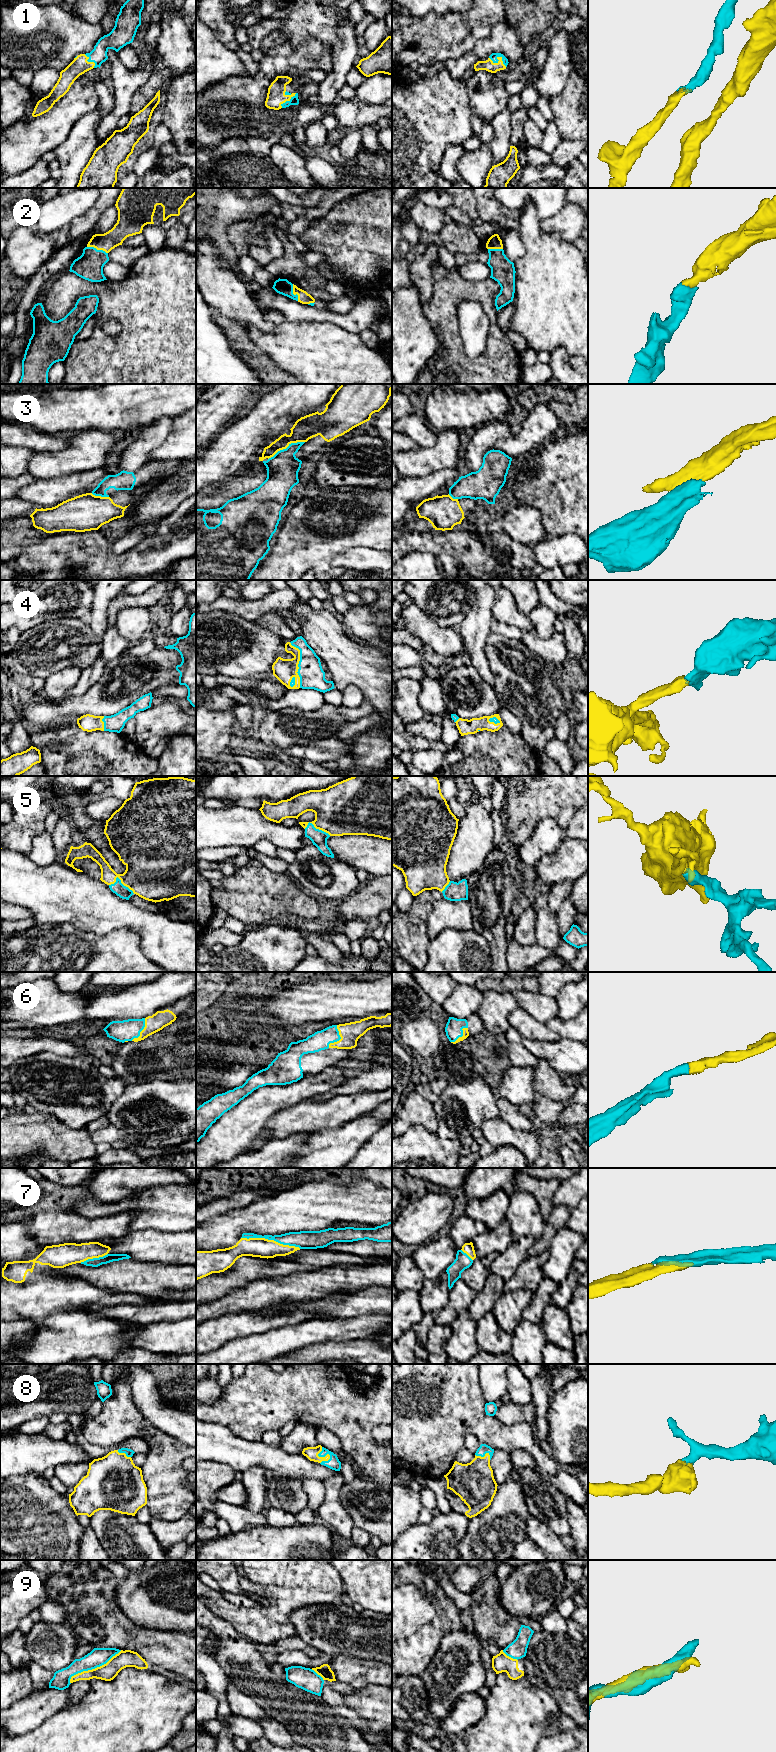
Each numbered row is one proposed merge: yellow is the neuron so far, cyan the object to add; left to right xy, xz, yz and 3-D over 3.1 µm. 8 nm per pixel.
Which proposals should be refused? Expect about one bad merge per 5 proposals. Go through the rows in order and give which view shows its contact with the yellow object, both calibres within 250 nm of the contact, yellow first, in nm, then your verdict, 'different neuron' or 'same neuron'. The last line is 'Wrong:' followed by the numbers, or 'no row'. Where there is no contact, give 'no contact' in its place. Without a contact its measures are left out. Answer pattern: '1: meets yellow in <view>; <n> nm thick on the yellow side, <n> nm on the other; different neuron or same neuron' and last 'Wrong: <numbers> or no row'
1: meets yellow in xz; 150 nm thick on the yellow side, 70 nm on the other; same neuron
2: meets yellow in xy; 140 nm thick on the yellow side, 220 nm on the other; same neuron
3: meets yellow in xz; 190 nm thick on the yellow side, 260 nm on the other; different neuron
4: meets yellow in xz; 180 nm thick on the yellow side, 200 nm on the other; same neuron
5: meets yellow in xy; 420 nm thick on the yellow side, 100 nm on the other; same neuron
6: meets yellow in xz; 160 nm thick on the yellow side, 160 nm on the other; same neuron
7: meets yellow in xz; 160 nm thick on the yellow side, 140 nm on the other; same neuron
8: meets yellow in xz; 100 nm thick on the yellow side, 100 nm on the other; same neuron
9: meets yellow in xy; 140 nm thick on the yellow side, 150 nm on the other; different neuron
Wrong: 3, 9

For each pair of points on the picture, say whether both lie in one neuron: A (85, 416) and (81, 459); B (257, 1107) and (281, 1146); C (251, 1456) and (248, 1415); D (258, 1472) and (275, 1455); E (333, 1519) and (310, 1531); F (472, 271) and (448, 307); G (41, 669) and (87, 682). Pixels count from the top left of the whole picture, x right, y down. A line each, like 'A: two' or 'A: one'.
A: two
B: two
C: two
D: two
E: two
F: two
G: two

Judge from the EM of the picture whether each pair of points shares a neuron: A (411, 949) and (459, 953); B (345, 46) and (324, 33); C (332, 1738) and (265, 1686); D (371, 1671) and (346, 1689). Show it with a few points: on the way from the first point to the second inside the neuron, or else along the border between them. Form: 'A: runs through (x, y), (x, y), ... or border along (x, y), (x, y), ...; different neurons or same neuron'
A: border along (430, 940), (427, 946), (427, 961); different neurons
B: border along (344, 20), (337, 29), (339, 43), (332, 50); different neurons
C: runs through (315, 1723), (282, 1700); same neuron
D: border along (336, 1679), (349, 1683), (355, 1689); different neurons

